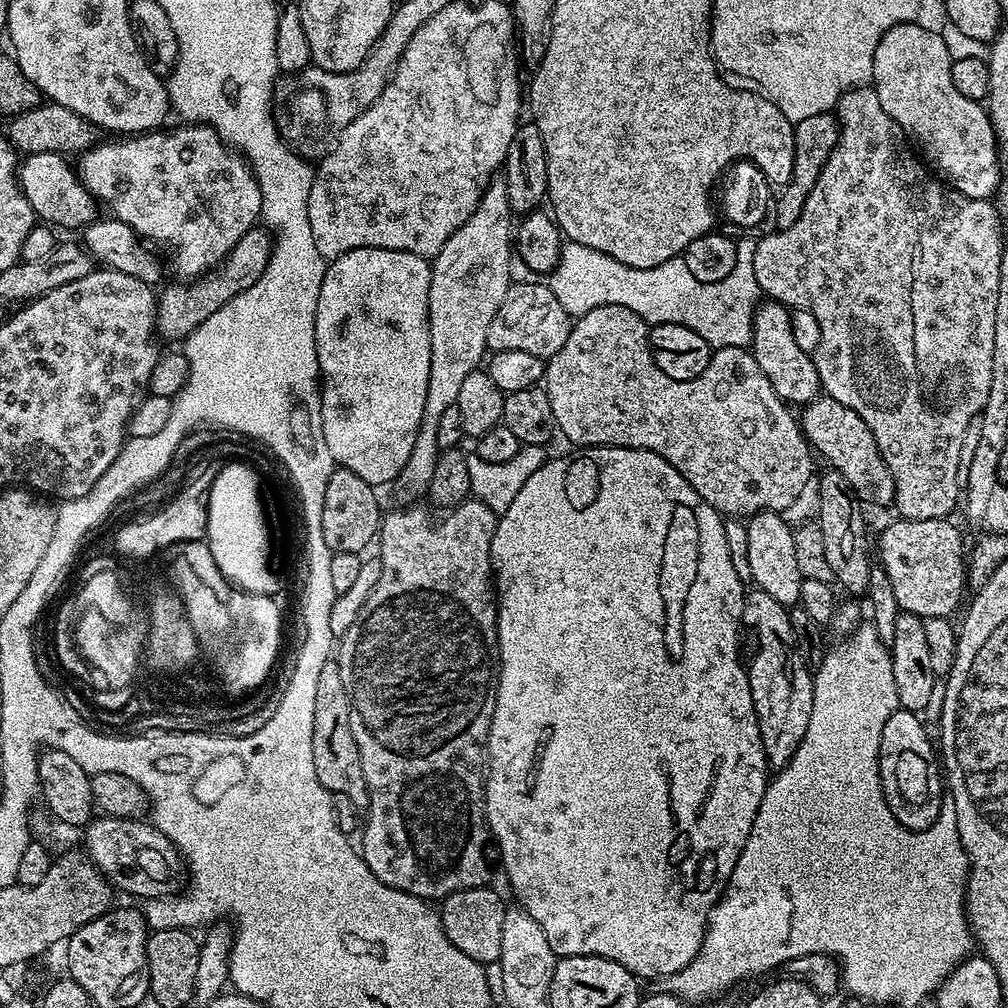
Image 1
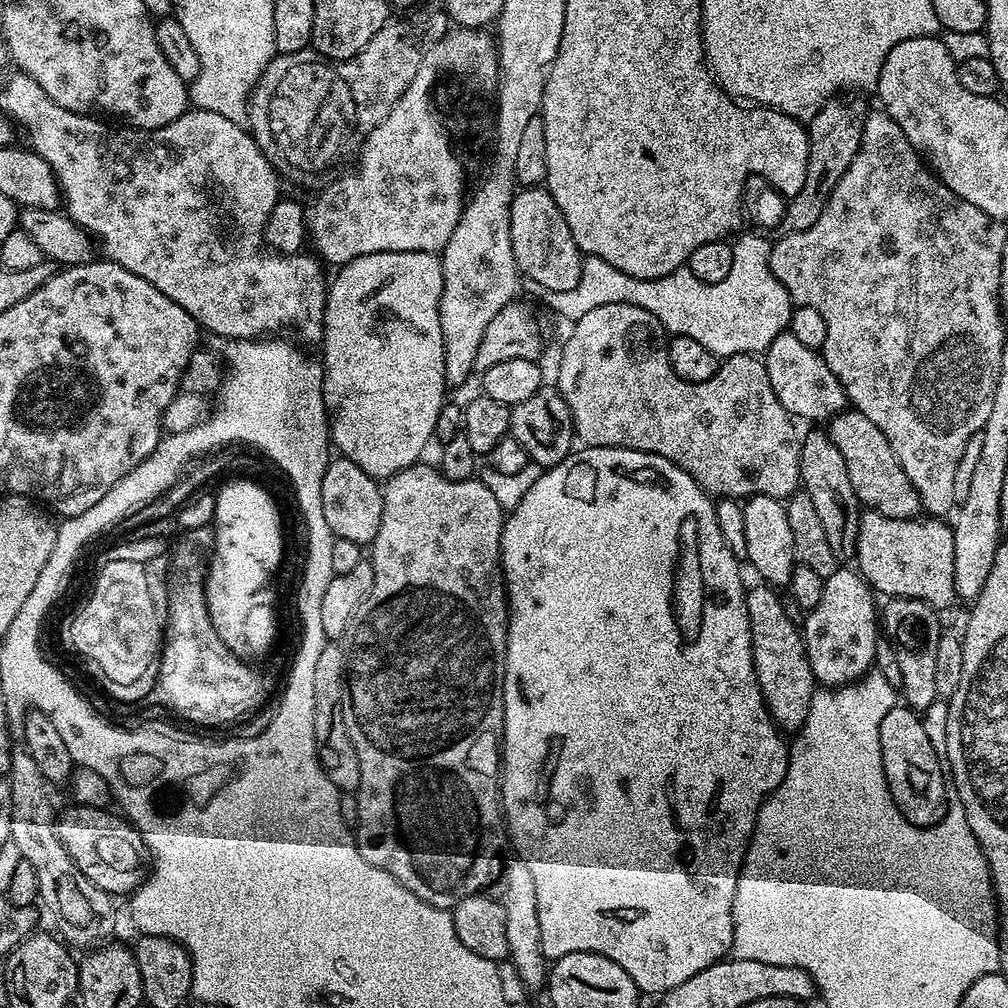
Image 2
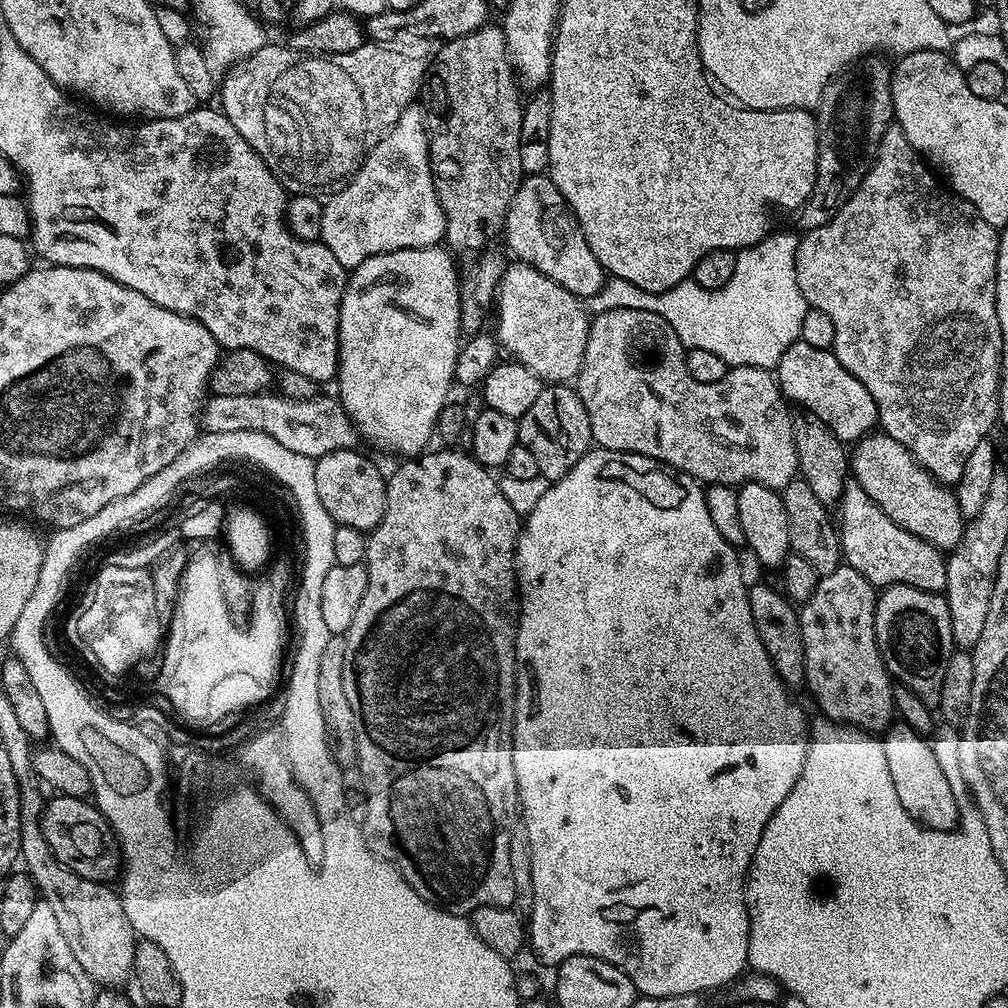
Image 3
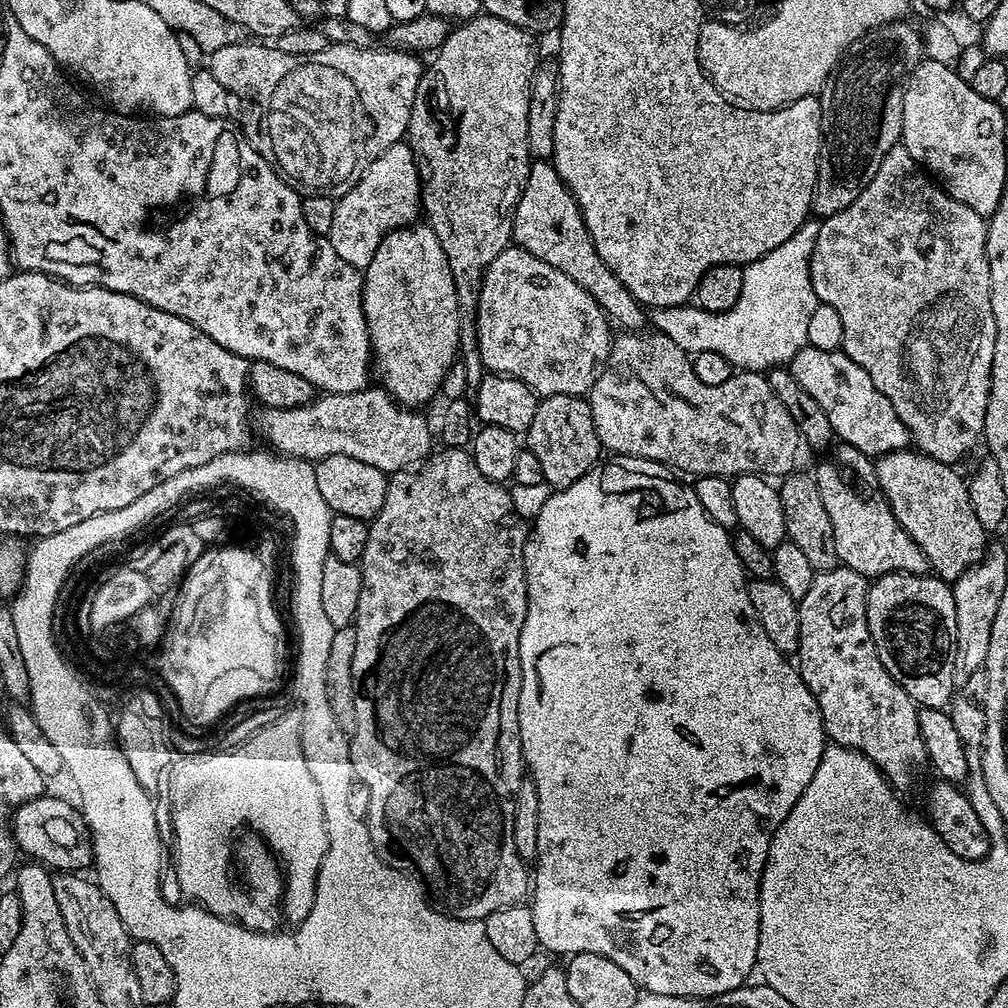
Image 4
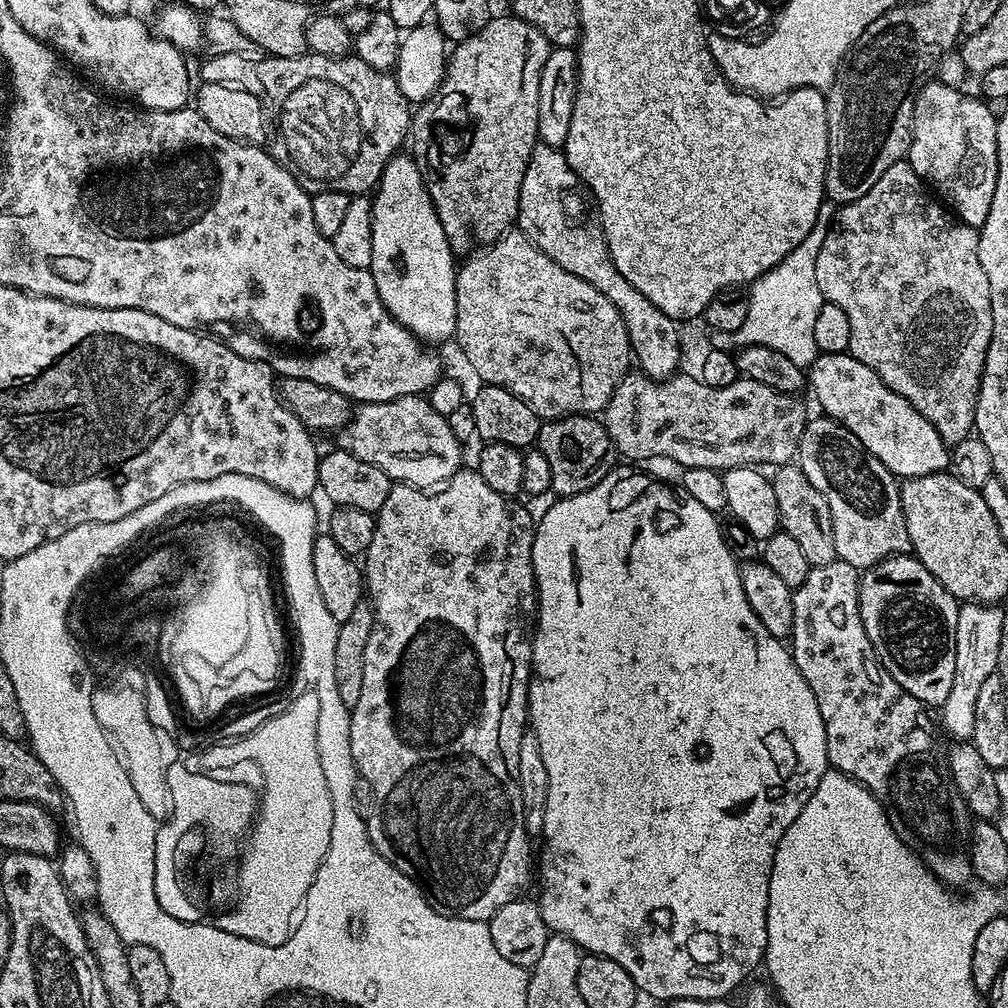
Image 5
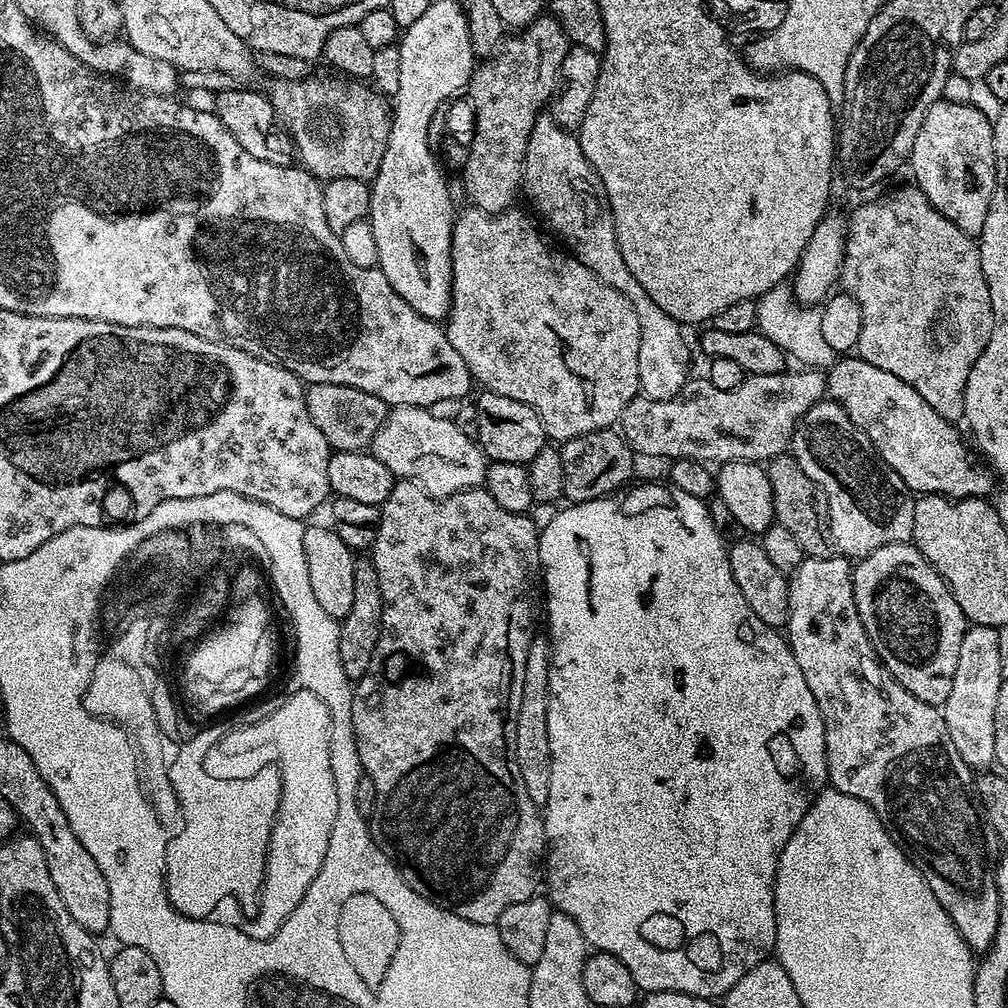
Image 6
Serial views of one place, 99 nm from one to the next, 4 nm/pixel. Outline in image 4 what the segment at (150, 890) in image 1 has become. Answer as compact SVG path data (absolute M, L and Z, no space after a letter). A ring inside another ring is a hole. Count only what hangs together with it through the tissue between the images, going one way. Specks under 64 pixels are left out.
M45 794L26 802L22 807L17 808L12 818L12 834L16 838L16 847L25 857L39 862L57 873L71 872L79 873L81 870L88 870L93 867L92 858L92 832L88 823L84 820L84 813L79 807L67 804L56 796Z

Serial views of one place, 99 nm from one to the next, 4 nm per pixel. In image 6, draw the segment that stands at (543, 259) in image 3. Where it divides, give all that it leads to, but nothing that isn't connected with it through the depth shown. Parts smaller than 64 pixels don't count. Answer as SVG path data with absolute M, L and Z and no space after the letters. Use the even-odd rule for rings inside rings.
M541 114L530 130L530 142L526 142L523 191L540 211L539 219L552 227L552 232L561 240L559 243L575 256L586 270L598 274L606 286L614 286L638 314L638 378L640 392L650 400L669 400L688 385L692 367L693 349L684 341L685 329L642 290L634 274L630 274L618 250L614 234L614 214L602 186L602 178L590 166L586 154L582 154L579 135L556 123L551 116Z

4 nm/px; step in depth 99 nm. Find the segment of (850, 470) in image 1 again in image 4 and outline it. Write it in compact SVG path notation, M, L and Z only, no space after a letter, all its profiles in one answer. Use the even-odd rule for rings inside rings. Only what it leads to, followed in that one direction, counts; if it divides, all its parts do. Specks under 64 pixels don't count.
M905 450L886 453L875 461L875 466L878 486L894 518L926 554L935 575L954 582L967 568L980 563L990 536L978 522L974 506L970 506L965 477L960 477L953 465L938 462L919 450Z

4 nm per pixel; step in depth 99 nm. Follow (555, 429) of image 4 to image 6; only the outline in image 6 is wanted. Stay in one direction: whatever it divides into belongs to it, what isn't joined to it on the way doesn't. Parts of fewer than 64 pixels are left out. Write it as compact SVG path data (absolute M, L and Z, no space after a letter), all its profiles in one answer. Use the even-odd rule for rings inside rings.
M615 427L570 438L563 441L559 449L562 454L562 474L566 477L563 499L568 504L581 504L594 498L610 496L613 492L621 491L631 481L628 479L632 476L634 453Z

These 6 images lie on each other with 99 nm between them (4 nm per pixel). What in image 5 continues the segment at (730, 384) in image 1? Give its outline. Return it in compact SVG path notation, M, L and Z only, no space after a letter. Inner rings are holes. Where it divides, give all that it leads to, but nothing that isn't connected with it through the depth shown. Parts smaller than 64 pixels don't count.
M632 370L618 382L618 386L614 390L610 402L603 410L602 423L604 429L610 434L613 449L615 449L619 455L621 452L622 455L629 456L632 460L656 460L661 456L664 460L673 460L674 463L680 464L679 467L681 469L693 468L694 466L706 466L707 468L715 468L717 470L747 468L749 466L765 466L764 464L779 466L789 463L789 461L799 453L802 430L804 429L804 425L807 424L810 419L809 413L804 413L803 406L796 400L799 399L797 399L795 395L779 392L757 380L739 378L730 386L711 388L704 384L701 379L695 380L692 377L686 377L681 374L669 376L668 379L657 382L651 380L649 376L644 375L644 373L639 370Z

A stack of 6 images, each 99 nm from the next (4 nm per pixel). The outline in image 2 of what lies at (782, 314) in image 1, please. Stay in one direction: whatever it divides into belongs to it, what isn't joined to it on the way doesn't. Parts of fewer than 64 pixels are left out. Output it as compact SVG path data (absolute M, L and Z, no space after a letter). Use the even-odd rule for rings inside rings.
M785 330L778 334L778 338L770 342L762 359L778 402L782 402L782 406L792 417L801 421L804 419L827 422L839 412L845 411L848 396L844 392L842 382L838 382L834 370L826 366L823 355L817 349L802 346L802 342L798 342L792 332Z

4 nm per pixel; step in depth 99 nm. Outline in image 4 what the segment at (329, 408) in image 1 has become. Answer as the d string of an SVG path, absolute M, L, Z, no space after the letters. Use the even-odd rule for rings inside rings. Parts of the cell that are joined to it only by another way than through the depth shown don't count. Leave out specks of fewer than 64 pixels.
M417 222L392 232L380 243L368 268L363 269L362 306L372 343L374 372L381 376L382 387L398 404L420 406L441 391L448 369L458 360L460 346L460 307L454 294L454 278L446 254L427 223Z

